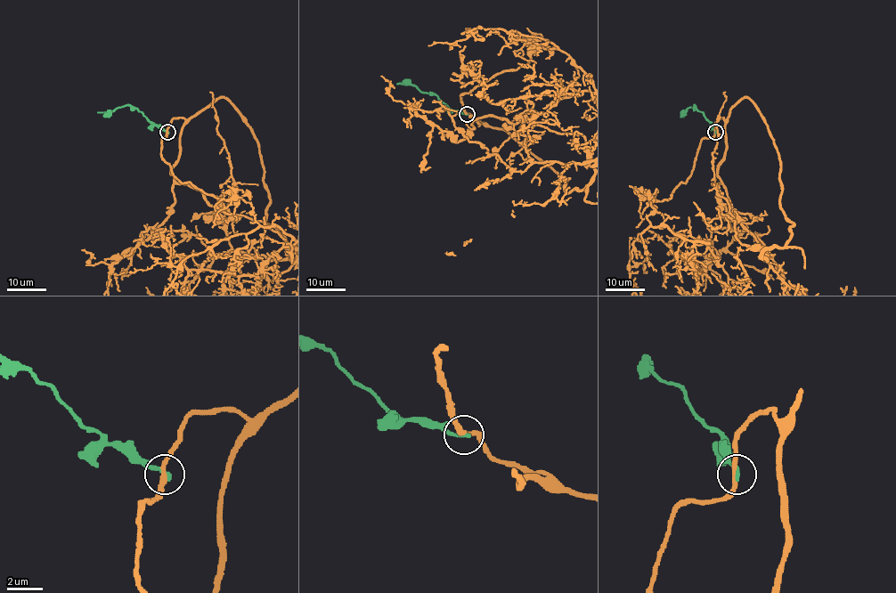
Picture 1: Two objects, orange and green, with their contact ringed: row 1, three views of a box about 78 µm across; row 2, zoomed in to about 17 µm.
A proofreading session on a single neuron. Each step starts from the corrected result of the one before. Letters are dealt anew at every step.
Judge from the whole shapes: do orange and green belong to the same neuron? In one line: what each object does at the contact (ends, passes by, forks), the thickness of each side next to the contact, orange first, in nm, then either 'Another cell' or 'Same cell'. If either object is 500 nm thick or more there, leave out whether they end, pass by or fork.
At the ring orange passes by. At the ring green ends. Thickness 280 nm (orange) against 240 nm. Another cell

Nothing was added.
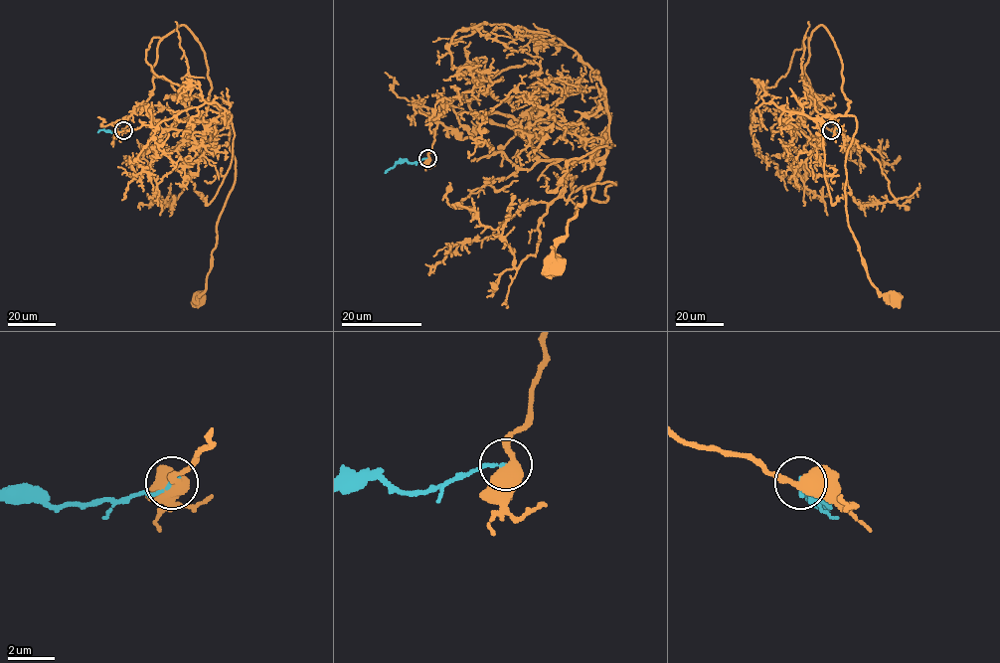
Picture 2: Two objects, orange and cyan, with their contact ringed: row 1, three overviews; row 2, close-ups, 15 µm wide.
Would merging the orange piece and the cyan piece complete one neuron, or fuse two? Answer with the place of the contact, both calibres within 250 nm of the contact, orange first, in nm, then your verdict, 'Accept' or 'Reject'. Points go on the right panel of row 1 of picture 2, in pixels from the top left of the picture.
Place: (831, 130). Thickness 500 nm (orange) against 130 nm. Reject

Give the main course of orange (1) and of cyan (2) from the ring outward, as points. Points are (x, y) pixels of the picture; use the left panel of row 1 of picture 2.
1: (123, 129), (128, 117), (119, 121), (138, 103), (161, 105), (177, 120), (227, 115), (235, 182), (201, 297)
2: (123, 129), (97, 132)

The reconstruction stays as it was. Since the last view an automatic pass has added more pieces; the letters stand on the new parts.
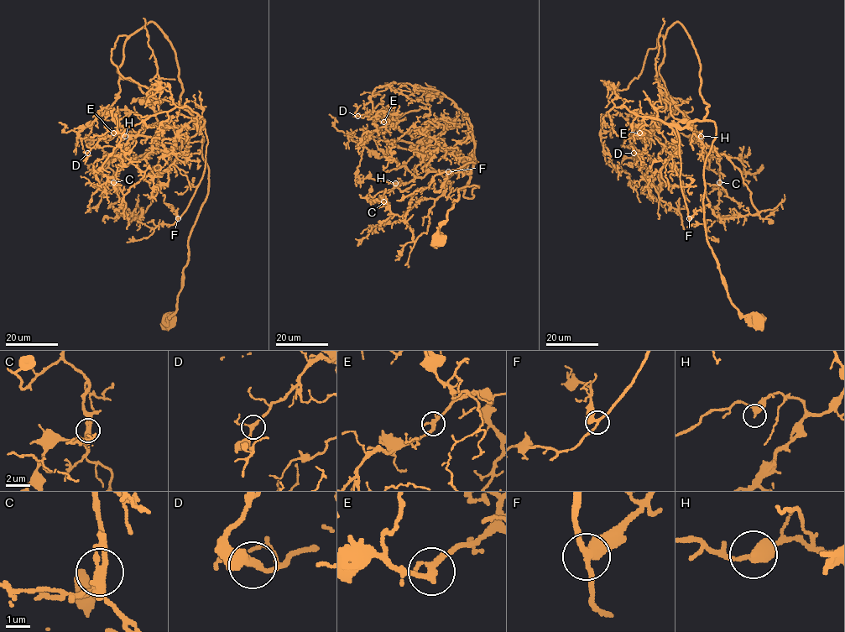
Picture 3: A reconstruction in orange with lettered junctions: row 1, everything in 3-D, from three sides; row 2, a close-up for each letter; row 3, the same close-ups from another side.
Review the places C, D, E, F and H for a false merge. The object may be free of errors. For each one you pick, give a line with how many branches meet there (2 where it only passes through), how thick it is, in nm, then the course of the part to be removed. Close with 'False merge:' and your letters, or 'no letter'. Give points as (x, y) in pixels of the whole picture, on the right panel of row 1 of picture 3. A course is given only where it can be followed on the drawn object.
False merge: no letter

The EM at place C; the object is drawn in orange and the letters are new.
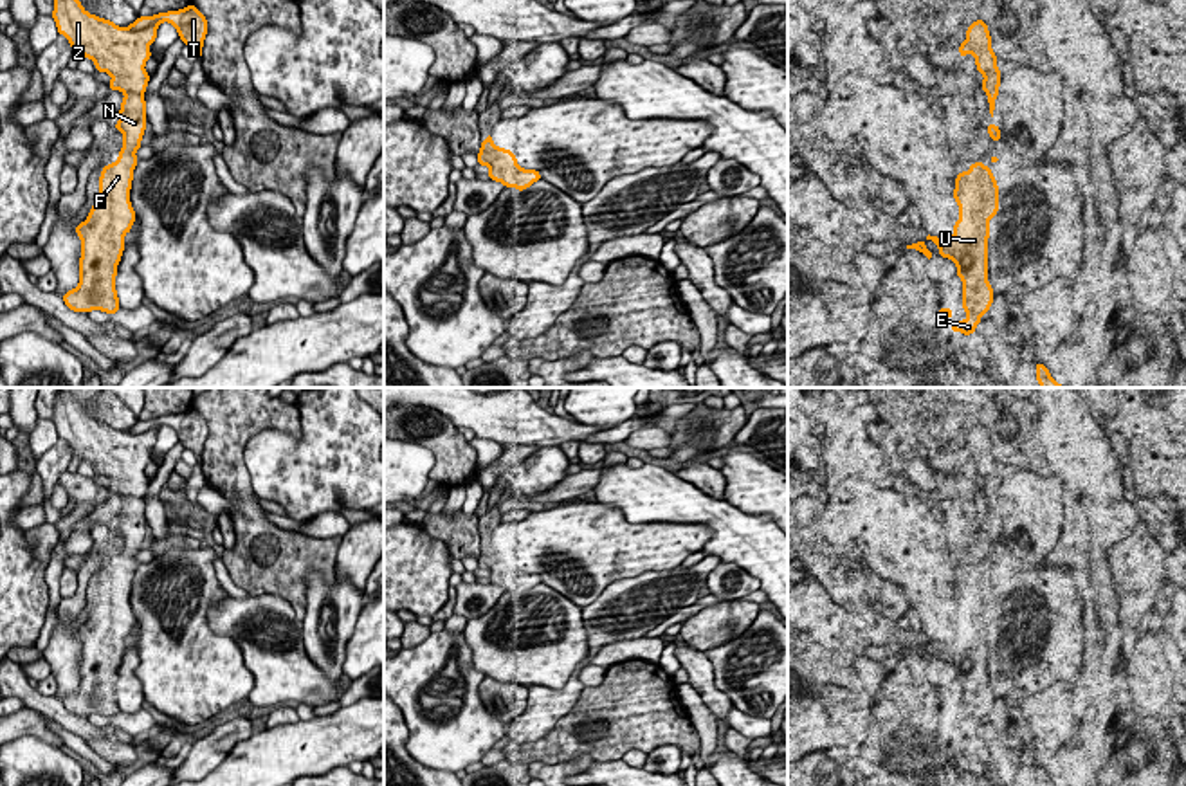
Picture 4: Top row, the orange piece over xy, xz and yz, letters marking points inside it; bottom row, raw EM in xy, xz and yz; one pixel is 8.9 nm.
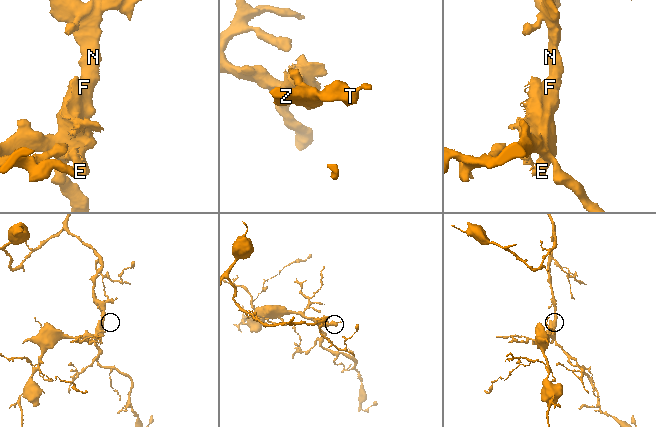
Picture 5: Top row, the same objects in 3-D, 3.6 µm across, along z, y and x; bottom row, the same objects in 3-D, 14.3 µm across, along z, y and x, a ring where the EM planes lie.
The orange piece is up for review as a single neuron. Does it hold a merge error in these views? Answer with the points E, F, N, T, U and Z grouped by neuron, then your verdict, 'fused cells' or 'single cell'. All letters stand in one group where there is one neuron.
E F N T U Z; single cell

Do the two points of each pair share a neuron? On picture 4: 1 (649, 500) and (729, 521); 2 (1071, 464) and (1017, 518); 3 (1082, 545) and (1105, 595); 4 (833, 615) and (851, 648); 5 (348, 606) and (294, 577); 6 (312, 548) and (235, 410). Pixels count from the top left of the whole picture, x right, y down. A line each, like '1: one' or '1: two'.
1: one
2: two
3: one
4: two
5: two
6: one

